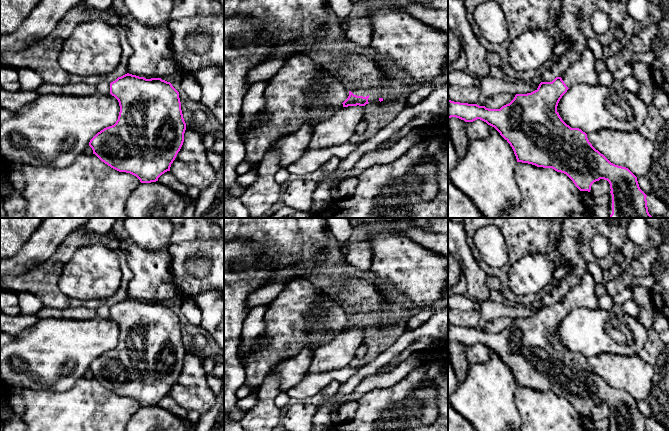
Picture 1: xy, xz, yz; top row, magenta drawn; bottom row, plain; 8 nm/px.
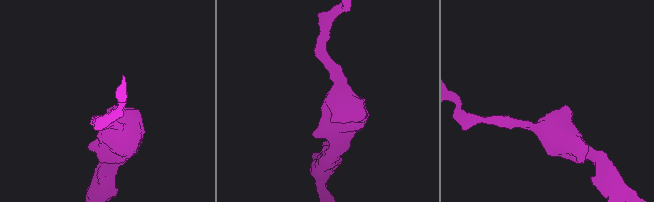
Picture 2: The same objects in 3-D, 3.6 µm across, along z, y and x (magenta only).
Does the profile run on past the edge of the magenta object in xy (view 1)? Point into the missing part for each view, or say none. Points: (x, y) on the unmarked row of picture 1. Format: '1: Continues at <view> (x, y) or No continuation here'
1: No continuation here

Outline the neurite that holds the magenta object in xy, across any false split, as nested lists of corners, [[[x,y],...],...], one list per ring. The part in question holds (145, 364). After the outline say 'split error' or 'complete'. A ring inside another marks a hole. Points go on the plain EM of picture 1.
[[[125,298],[110,307],[110,318],[114,320],[120,330],[118,344],[112,350],[98,356],[89,366],[89,370],[102,386],[111,392],[136,400],[141,407],[158,405],[158,402],[170,395],[184,366],[186,347],[181,334],[179,316],[170,306],[161,302],[146,303],[132,298]]]; complete

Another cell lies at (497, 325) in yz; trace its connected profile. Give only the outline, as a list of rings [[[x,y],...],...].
[[[500,317],[487,321],[484,329],[489,333],[500,333],[502,330],[509,328],[515,319],[509,317]]]

